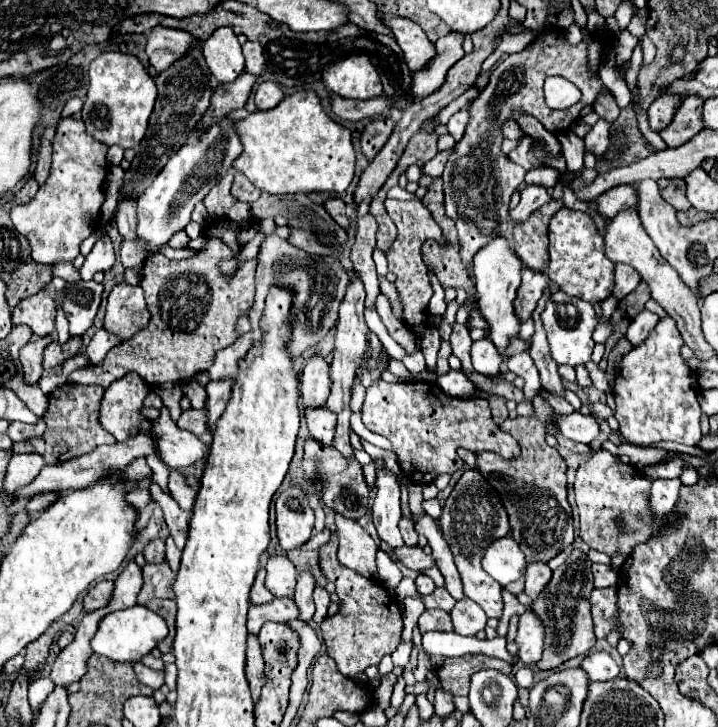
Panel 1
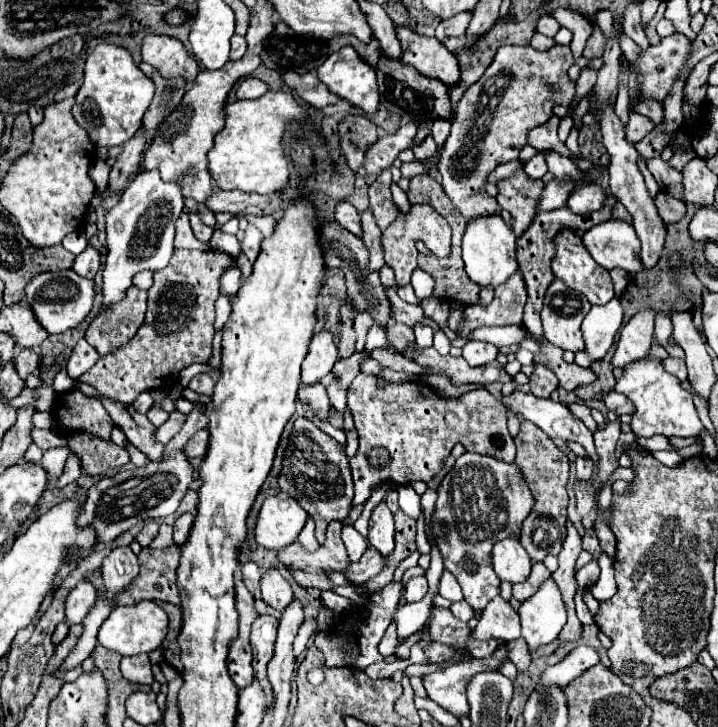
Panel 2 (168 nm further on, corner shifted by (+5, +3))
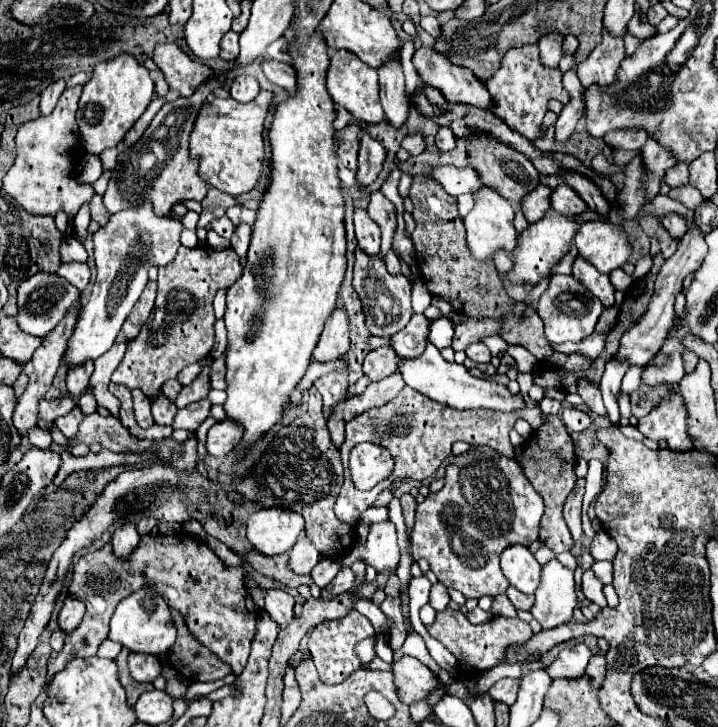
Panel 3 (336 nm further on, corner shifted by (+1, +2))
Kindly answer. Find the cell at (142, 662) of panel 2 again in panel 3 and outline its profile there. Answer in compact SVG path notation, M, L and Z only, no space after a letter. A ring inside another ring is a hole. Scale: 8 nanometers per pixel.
M130 652L128 666L130 666L130 674L138 682L154 682L162 674L162 664L160 664L158 656L154 656L154 654Z

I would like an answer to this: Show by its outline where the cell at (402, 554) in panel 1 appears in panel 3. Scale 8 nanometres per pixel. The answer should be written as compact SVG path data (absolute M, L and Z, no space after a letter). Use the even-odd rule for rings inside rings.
M342 568L342 570L336 574L336 578L334 578L328 586L322 588L322 594L320 594L320 596L322 596L322 600L332 600L332 598L348 592L352 584L354 584L354 574L352 574L352 570L350 570L350 568Z

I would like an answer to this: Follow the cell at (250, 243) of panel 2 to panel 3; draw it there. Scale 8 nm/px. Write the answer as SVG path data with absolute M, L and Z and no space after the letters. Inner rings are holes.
M240 224L240 226L236 226L236 230L230 238L232 240L232 250L240 256L242 262L246 260L246 252L248 252L248 244L250 244L250 232L252 232L250 224Z

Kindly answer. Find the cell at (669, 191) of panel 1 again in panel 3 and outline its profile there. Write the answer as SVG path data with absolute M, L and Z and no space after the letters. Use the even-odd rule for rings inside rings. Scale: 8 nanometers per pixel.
M674 212L670 216L664 216L662 224L664 224L664 228L670 232L670 236L674 240L680 240L684 236L684 232L686 232L686 220L682 220L680 216L674 216Z

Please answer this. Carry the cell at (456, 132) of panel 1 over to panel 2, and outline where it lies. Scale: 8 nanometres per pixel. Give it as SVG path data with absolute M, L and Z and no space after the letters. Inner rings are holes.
M436 119L432 123L432 137L438 143L438 147L442 147L442 143L448 137L448 133L450 133L450 119Z

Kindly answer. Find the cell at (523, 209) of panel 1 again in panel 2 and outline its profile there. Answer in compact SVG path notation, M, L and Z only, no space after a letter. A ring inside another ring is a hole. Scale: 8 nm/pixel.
M540 151L536 157L532 157L526 165L524 165L526 175L530 175L530 179L542 179L544 173L548 171L546 161L544 161L544 151Z

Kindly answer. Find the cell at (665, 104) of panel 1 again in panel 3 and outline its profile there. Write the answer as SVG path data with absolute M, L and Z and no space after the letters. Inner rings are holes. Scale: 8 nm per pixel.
M614 130L608 132L602 140L610 146L610 148L618 148L618 150L640 150L646 144L646 132L626 132L626 130Z

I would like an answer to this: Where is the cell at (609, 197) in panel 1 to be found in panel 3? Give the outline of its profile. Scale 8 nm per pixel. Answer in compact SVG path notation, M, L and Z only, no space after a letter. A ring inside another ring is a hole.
M560 182L560 184L552 190L550 202L552 202L552 208L554 208L556 212L582 214L582 212L586 210L586 204L582 204L582 198L580 198L566 182Z

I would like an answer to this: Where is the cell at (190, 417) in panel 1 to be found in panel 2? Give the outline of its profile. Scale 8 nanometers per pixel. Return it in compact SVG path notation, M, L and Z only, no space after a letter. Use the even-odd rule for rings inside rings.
M178 411L170 413L170 419L156 429L154 441L162 443L162 445L168 445L168 441L182 429L182 423L184 423L184 421L186 421L186 415L184 415L184 413L178 413Z

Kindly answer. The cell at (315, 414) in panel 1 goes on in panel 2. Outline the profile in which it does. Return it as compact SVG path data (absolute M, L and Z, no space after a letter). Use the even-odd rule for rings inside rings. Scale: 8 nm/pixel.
M324 385L302 387L298 391L298 397L300 397L300 401L308 403L310 411L314 413L316 419L320 419L320 421L326 421L328 419L328 415L330 415L330 401L328 401L328 395L326 395Z

